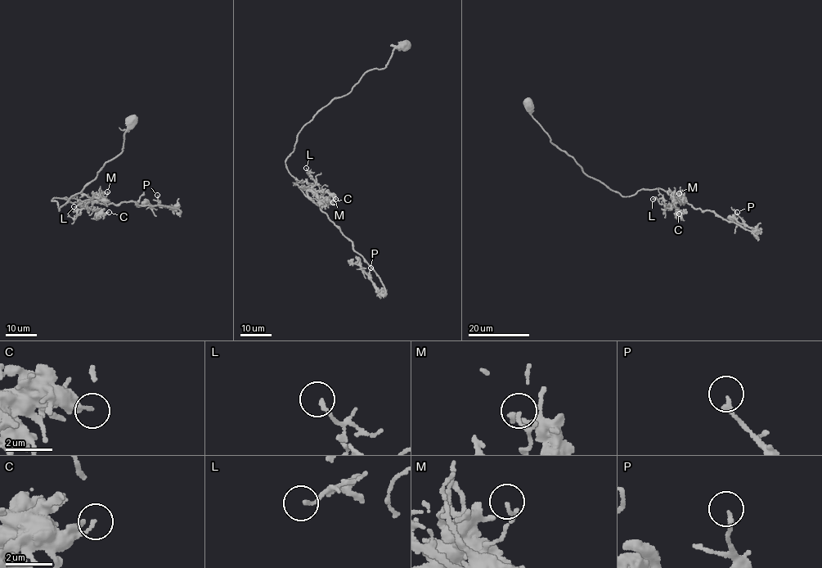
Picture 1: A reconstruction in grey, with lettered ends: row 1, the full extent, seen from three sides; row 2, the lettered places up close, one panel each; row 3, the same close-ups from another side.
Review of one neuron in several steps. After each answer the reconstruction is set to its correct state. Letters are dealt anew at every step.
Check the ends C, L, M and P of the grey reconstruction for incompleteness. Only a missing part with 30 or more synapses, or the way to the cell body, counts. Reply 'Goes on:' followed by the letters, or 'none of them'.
Goes on: none of them

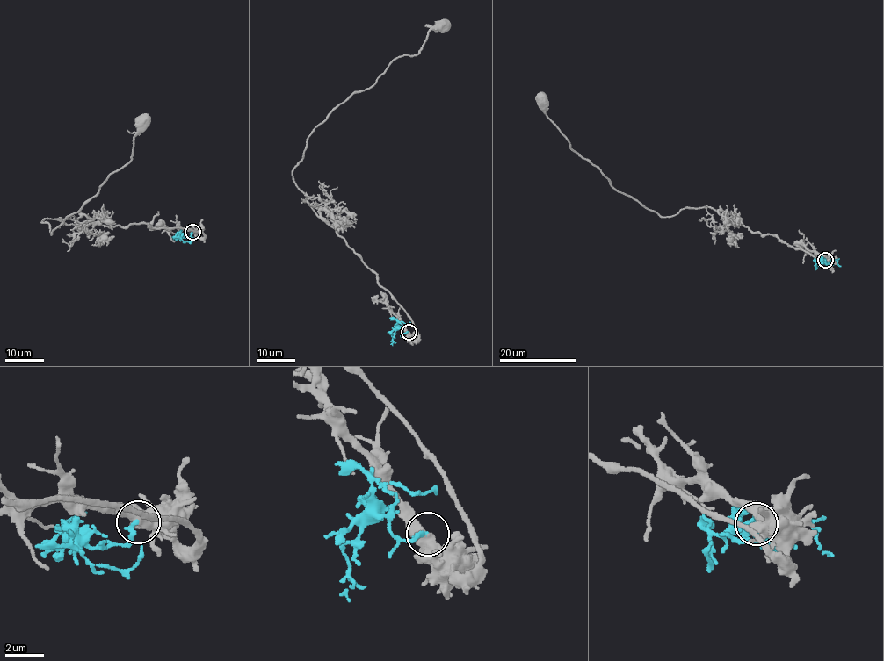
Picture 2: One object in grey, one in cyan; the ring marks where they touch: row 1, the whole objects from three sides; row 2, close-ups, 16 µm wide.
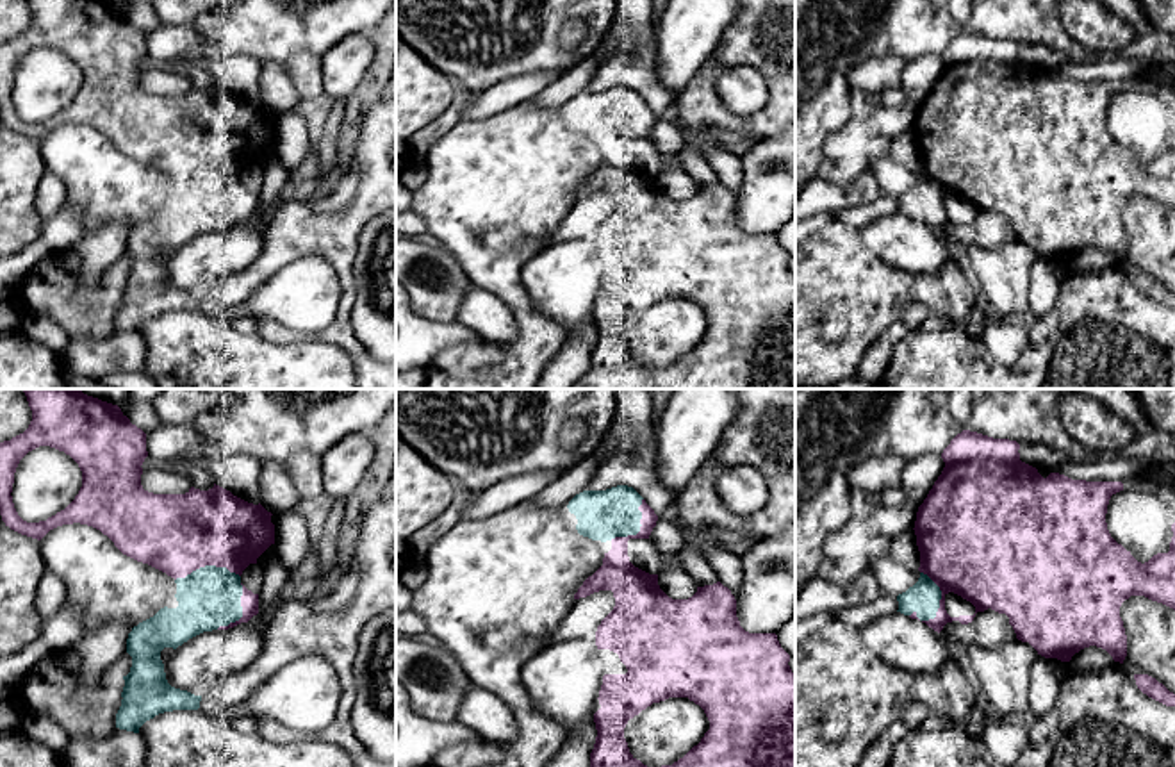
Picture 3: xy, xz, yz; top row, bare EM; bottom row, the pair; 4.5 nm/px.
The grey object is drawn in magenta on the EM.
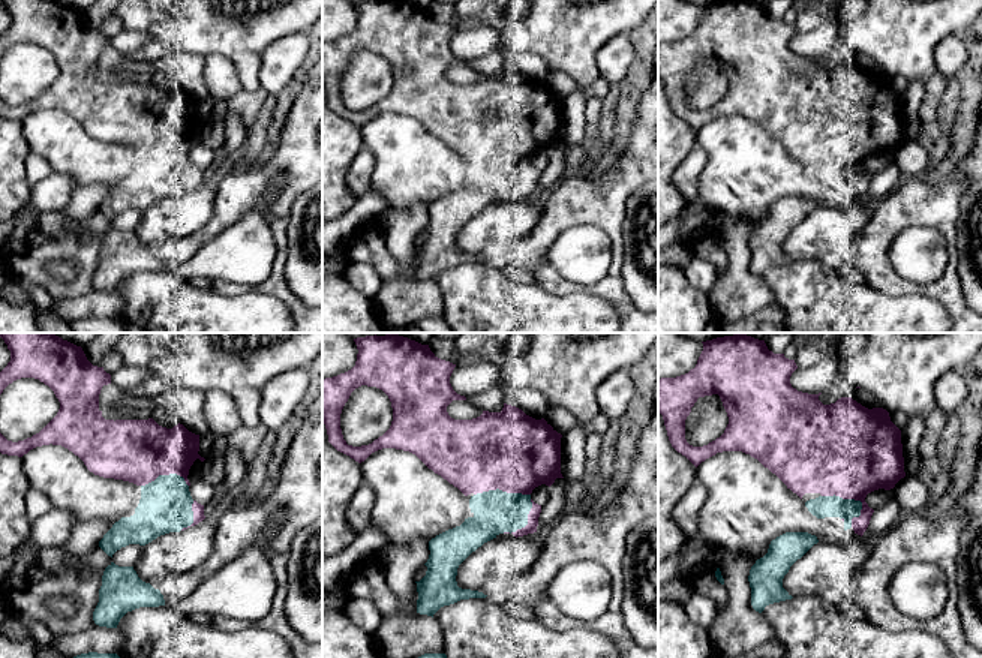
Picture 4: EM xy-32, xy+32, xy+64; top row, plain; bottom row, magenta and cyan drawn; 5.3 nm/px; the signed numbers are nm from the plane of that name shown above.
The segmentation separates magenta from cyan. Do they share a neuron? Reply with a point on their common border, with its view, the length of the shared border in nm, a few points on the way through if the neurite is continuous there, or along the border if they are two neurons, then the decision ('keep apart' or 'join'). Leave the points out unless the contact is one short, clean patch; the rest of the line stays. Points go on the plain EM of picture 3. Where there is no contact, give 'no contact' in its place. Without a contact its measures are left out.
meets magenta in yz at (942, 197); contact 240 nm long; join

